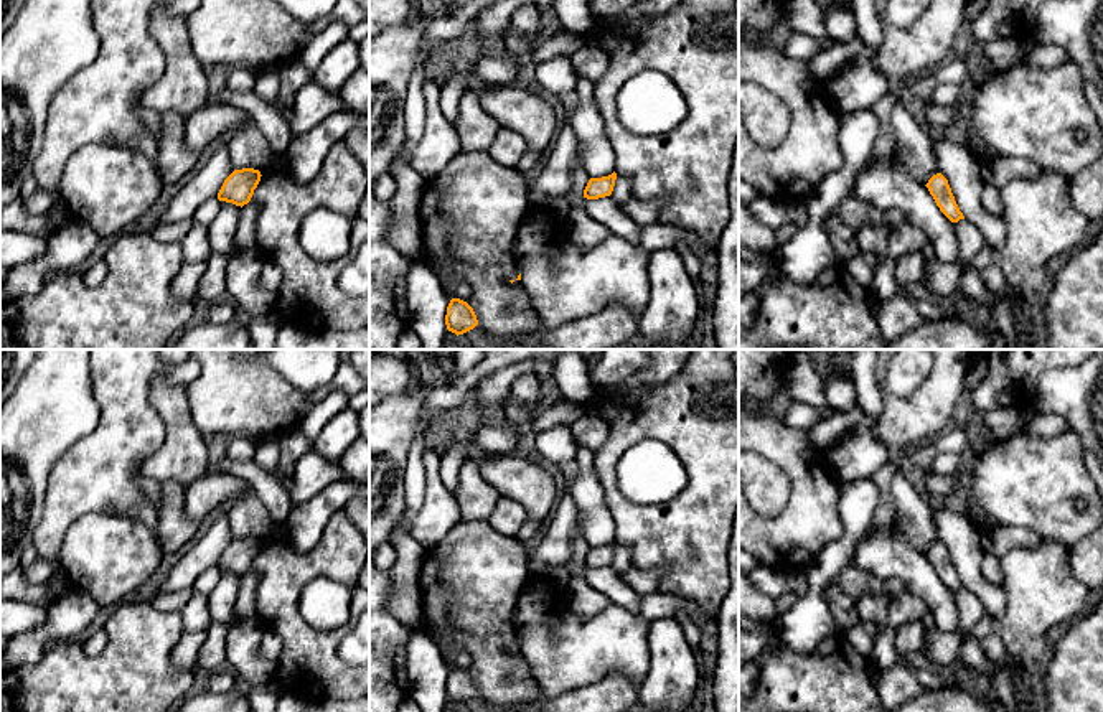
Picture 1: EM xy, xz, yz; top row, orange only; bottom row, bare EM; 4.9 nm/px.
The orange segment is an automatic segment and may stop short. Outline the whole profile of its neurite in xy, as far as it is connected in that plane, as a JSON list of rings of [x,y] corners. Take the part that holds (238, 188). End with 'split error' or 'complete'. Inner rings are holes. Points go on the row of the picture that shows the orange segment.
[[[254,168],[234,170],[223,183],[218,199],[244,206],[251,201],[254,190],[260,181],[260,171]]] | complete

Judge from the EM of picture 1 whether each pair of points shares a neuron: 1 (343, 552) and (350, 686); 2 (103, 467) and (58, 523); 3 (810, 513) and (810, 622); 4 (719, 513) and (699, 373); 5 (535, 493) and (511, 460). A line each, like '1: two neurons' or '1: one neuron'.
1: one neuron
2: one neuron
3: two neurons
4: one neuron
5: one neuron

